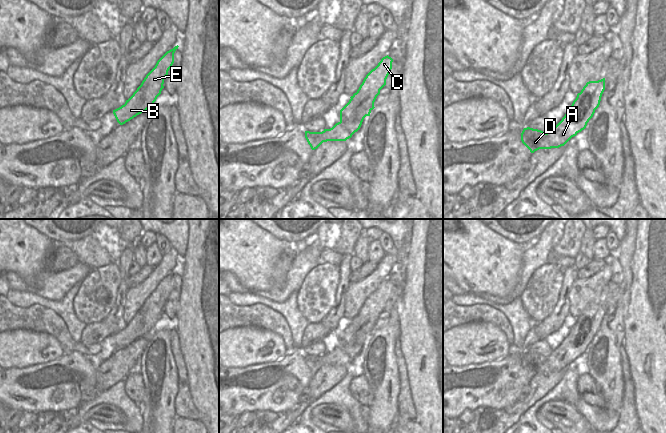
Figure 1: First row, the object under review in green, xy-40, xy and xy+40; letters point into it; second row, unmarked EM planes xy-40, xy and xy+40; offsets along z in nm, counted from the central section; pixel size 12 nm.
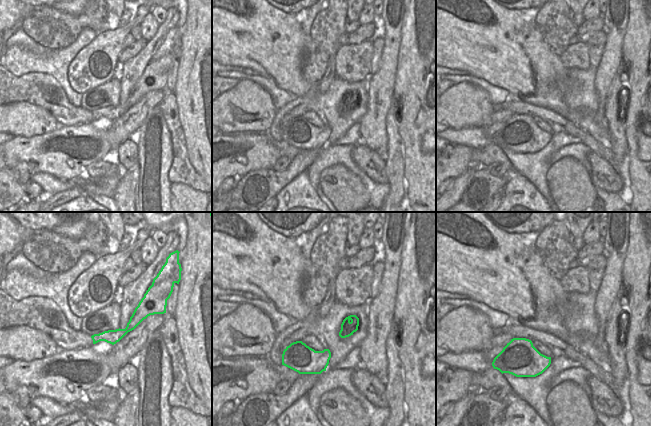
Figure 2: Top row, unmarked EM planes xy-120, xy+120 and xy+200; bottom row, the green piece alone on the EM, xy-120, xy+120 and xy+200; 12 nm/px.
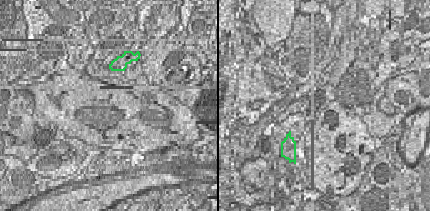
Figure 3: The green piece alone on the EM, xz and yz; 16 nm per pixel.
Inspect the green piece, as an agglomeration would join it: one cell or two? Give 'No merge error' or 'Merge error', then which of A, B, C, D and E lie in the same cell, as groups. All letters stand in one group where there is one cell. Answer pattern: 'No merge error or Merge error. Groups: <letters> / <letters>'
Merge error. Groups: A C D E / B

